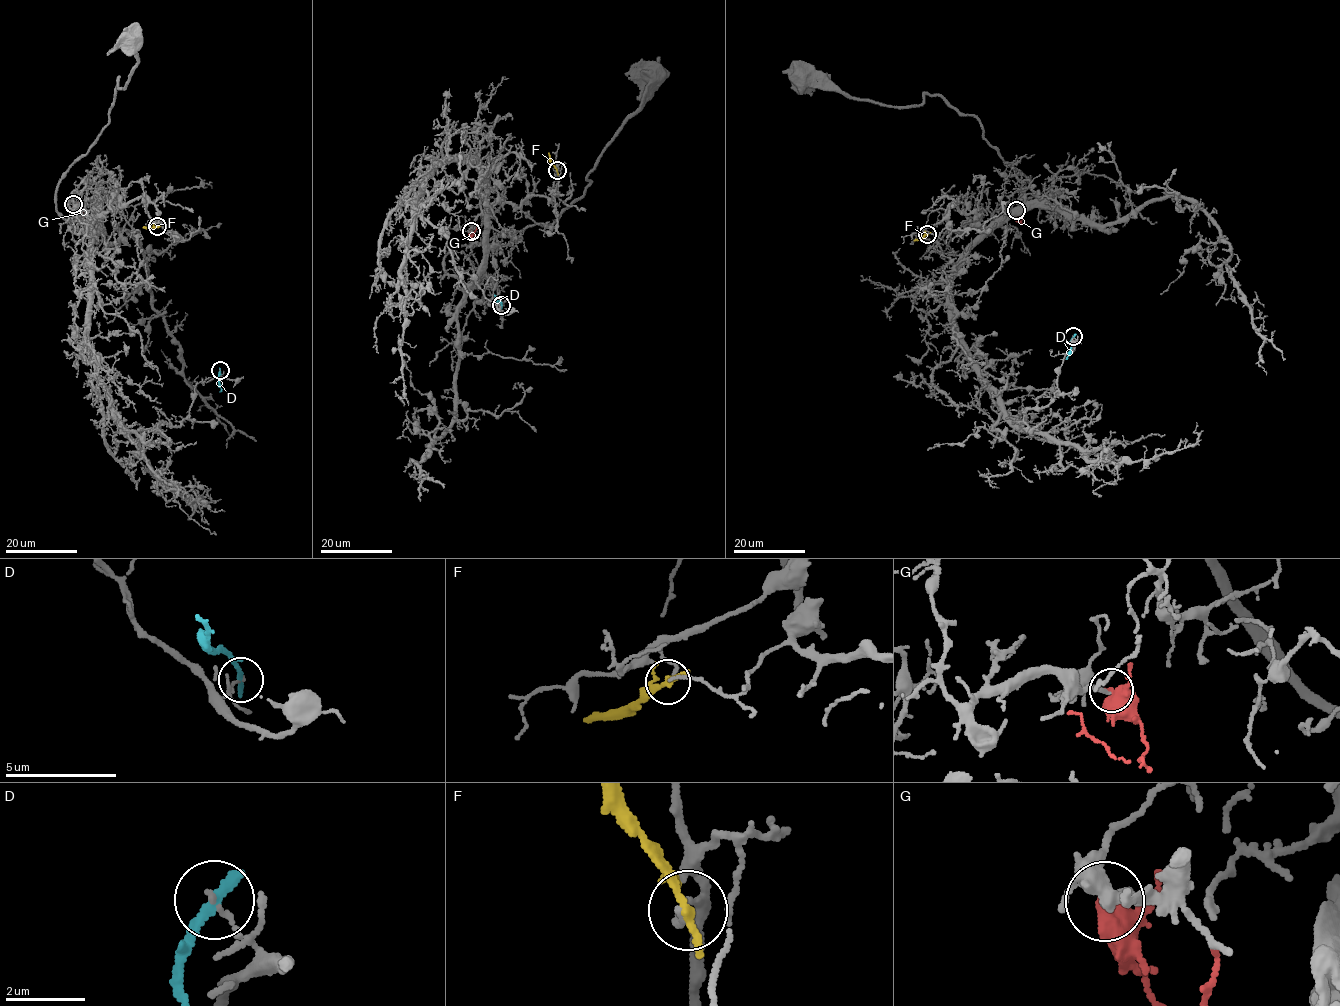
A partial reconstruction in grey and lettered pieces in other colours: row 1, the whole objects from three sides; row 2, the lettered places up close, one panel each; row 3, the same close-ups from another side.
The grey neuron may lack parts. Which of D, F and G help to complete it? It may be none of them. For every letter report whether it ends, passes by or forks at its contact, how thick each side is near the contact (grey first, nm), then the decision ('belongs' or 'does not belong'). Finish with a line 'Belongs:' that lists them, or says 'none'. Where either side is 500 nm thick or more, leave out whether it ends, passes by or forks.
D: it ends there; 110 nm thick on the grey side, 280 nm on the other; does not belong
F: it ends there; 130 nm thick on the grey side, 240 nm on the other; does not belong
G: 180 nm thick on the grey side, 550 nm on the other; belongs
Belongs: G

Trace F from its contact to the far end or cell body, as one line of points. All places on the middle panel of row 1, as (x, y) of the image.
F: (557, 170), (548, 152)

